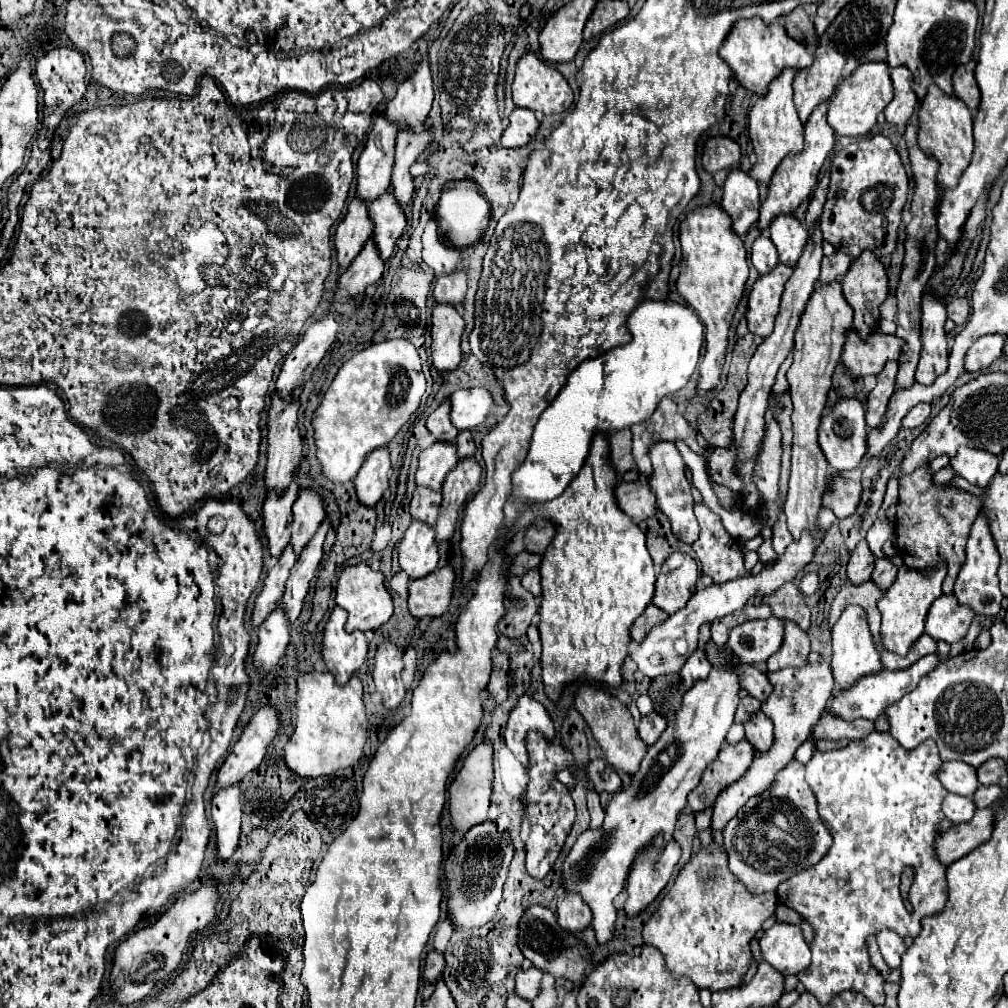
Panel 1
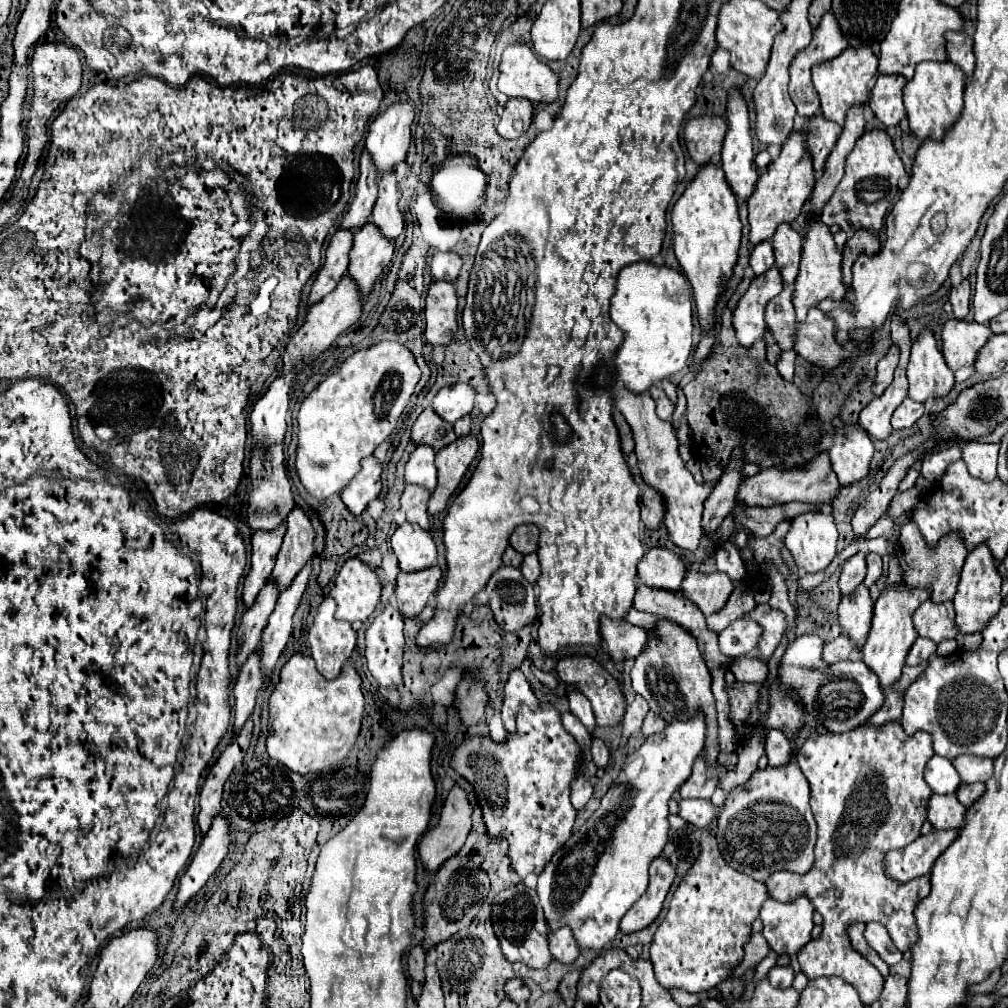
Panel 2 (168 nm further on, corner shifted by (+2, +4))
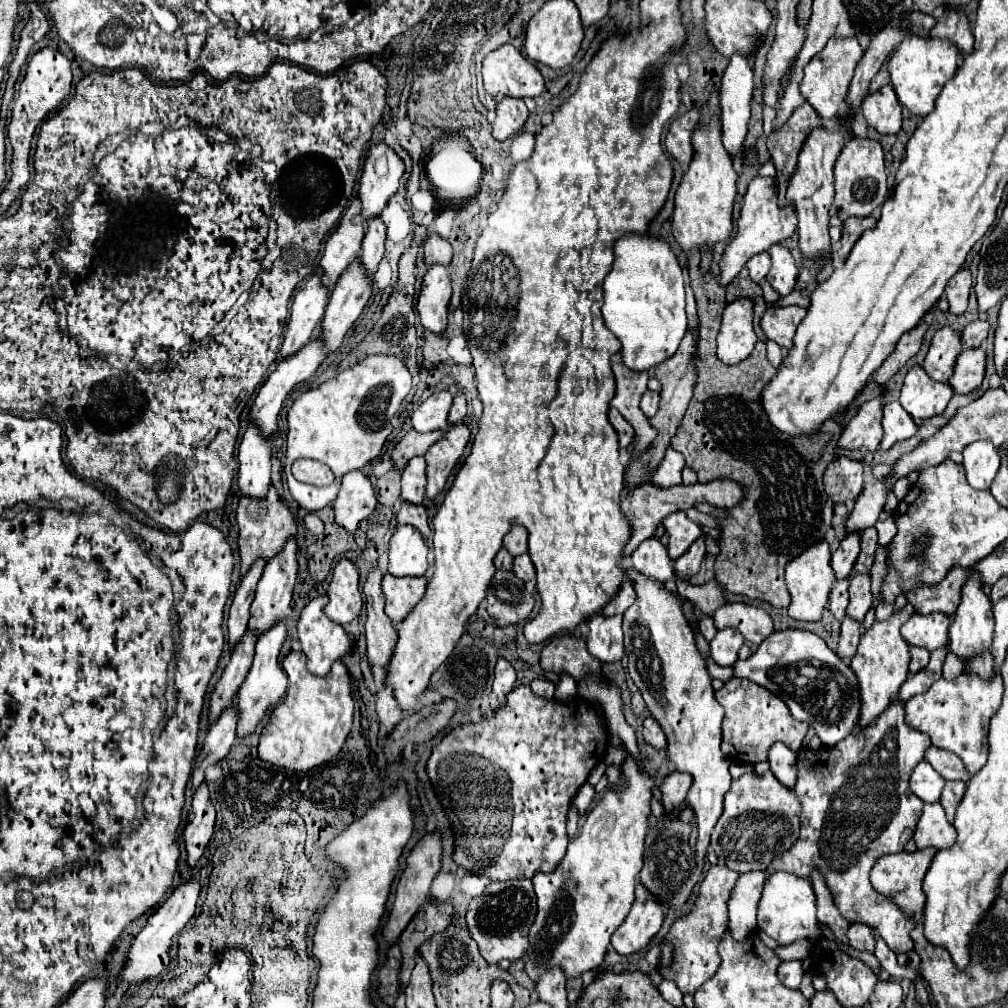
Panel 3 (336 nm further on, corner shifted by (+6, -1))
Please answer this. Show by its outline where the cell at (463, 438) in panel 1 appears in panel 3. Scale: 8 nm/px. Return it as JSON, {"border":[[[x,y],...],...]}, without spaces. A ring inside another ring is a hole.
{"border":[[[457,394],[455,396],[455,400],[453,400],[453,410],[451,410],[451,414],[449,414],[449,424],[459,424],[459,422],[463,422],[463,418],[465,418],[465,414],[467,414],[467,408],[465,408],[465,396],[463,394]]]}

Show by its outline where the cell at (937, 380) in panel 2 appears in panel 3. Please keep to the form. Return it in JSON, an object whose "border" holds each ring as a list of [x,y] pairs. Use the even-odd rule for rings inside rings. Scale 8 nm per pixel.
{"border":[[[917,364],[909,368],[905,376],[899,402],[915,420],[923,420],[941,414],[951,396],[953,388],[949,384],[931,380],[929,374],[925,374],[923,366]]]}

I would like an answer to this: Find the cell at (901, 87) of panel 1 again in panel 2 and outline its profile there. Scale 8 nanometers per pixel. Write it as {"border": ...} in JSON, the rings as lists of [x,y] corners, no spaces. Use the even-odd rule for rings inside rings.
{"border":[[[879,75],[869,97],[869,107],[883,125],[899,125],[905,117],[905,105],[901,89],[905,87],[905,77],[901,75]]]}

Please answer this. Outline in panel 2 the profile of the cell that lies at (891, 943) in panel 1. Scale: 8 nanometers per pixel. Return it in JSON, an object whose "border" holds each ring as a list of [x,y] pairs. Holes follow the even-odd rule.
{"border":[[[867,923],[865,927],[865,939],[869,943],[871,949],[875,949],[879,953],[879,957],[887,963],[887,965],[895,965],[903,959],[901,951],[893,945],[887,929],[881,923]]]}

